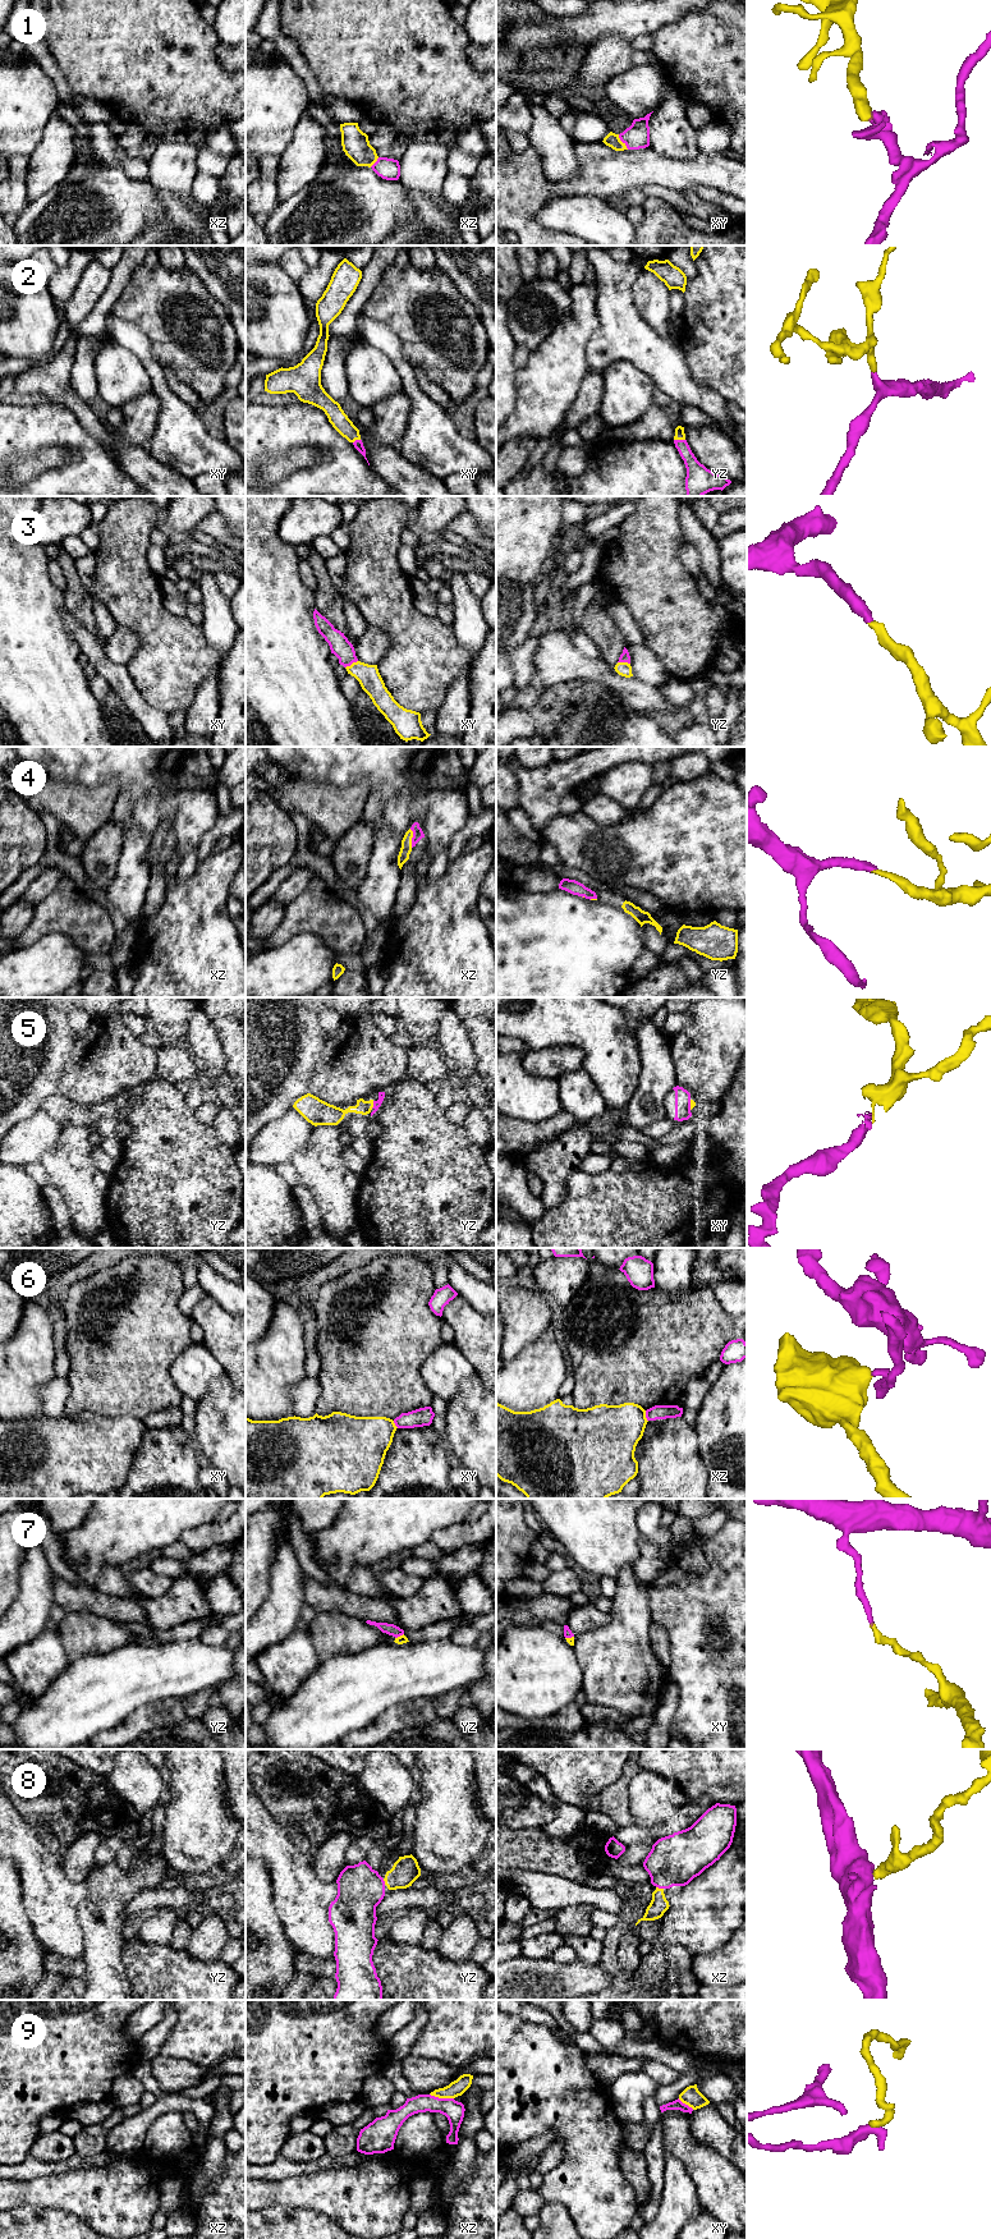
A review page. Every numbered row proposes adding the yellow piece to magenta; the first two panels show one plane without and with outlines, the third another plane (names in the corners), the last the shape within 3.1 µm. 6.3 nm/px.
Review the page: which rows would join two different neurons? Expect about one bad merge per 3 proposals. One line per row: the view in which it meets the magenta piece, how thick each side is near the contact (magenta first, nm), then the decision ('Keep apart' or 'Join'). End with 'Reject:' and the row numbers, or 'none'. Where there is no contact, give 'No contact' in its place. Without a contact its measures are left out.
1: Touches magenta in xy. Thickness 160 nm (magenta) against 90 nm. Join
2: Touches magenta in yz. Thickness 140 nm (magenta) against 60 nm. Join
3: Touches magenta in xy. Thickness 130 nm (magenta) against 140 nm. Join
4: Touches magenta in xz. Thickness 70 nm (magenta) against 70 nm. Join
5: Touches magenta in yz. Thickness 50 nm (magenta) against 100 nm. Join
6: Touches magenta in xz. Thickness 100 nm (magenta) against 360 nm. Keep apart
7: Touches magenta in yz. Thickness 70 nm (magenta) against 50 nm. Join
8: Touches magenta in xz. Thickness 320 nm (magenta) against 120 nm. Join
9: Touches magenta in xz. Thickness 120 nm (magenta) against 100 nm. Keep apart
Reject: 6, 9

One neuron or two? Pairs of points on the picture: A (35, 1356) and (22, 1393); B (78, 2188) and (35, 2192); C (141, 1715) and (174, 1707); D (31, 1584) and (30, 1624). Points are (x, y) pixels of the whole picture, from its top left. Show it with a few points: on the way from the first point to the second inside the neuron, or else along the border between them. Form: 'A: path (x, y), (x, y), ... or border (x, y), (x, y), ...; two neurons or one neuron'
A: path (26, 1365), (22, 1368), (22, 1384); one neuron
B: path (68, 2191), (45, 2191); one neuron
C: path (148, 1715), (166, 1712); one neuron
D: path (31, 1595), (30, 1614); one neuron

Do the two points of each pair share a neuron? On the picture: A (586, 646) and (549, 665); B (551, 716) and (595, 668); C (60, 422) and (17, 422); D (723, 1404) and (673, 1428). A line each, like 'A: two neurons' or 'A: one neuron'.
A: two neurons
B: two neurons
C: one neuron
D: two neurons

